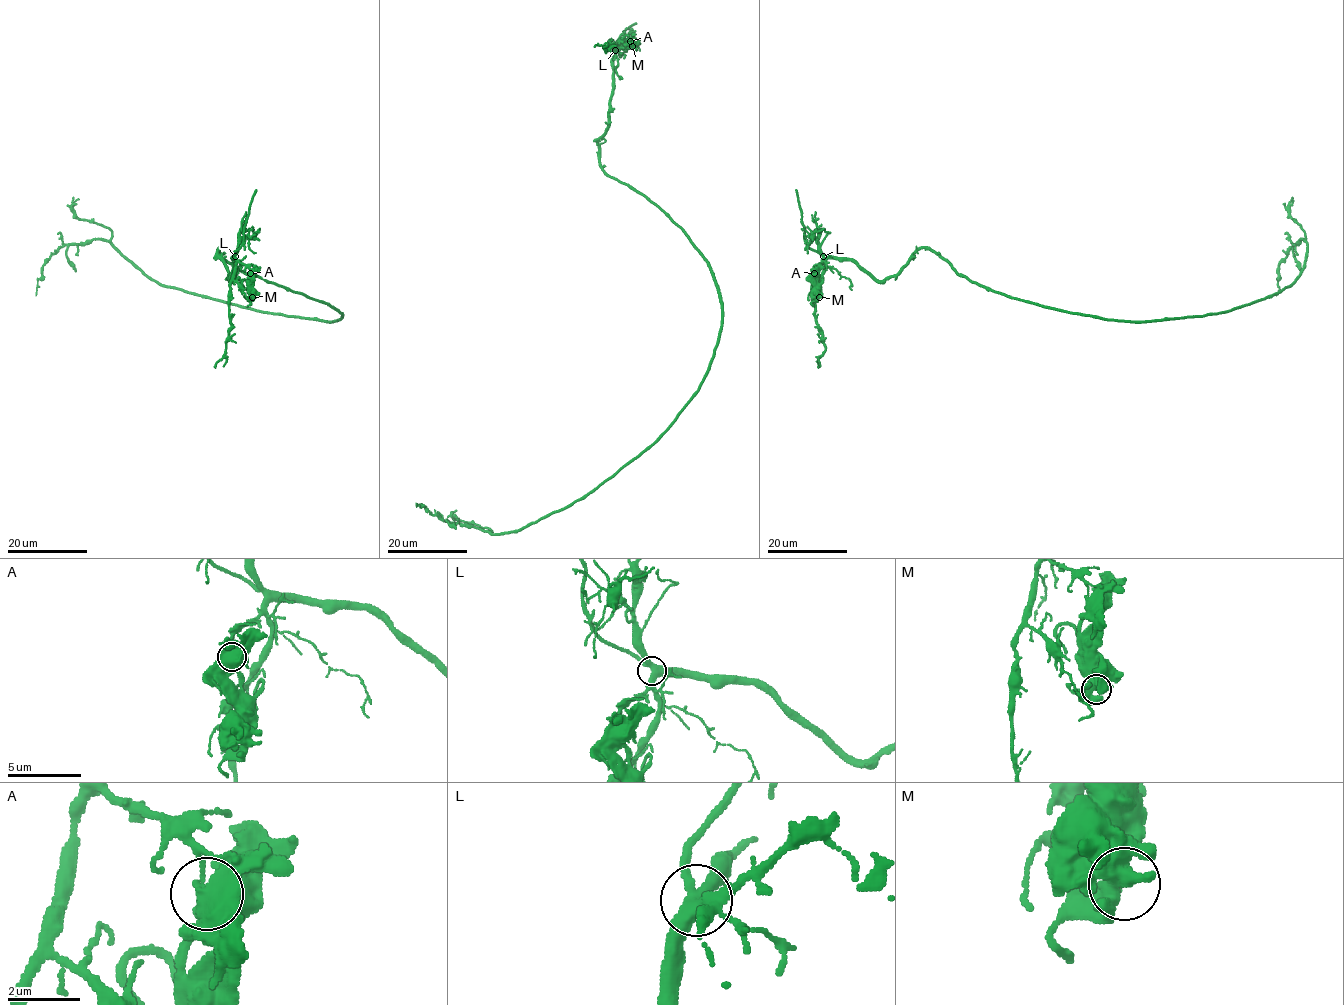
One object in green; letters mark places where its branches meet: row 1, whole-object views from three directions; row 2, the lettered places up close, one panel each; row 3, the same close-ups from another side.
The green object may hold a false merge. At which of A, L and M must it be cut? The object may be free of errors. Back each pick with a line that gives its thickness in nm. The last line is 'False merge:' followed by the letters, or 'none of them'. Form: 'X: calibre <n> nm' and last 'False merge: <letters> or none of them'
A: calibre 550 nm
False merge: A

